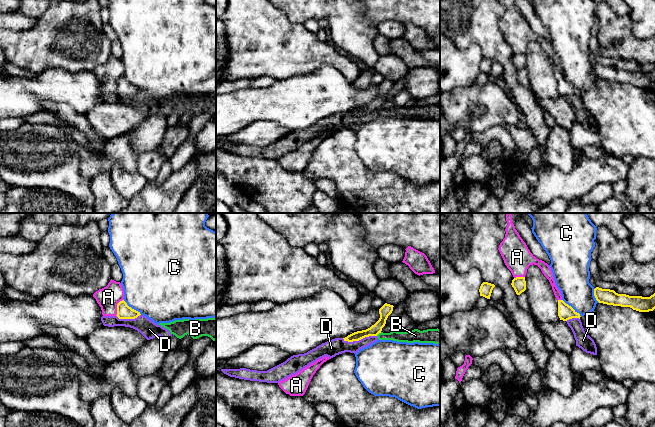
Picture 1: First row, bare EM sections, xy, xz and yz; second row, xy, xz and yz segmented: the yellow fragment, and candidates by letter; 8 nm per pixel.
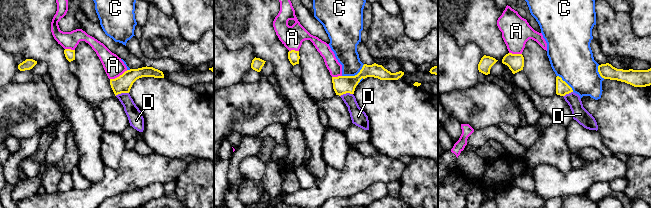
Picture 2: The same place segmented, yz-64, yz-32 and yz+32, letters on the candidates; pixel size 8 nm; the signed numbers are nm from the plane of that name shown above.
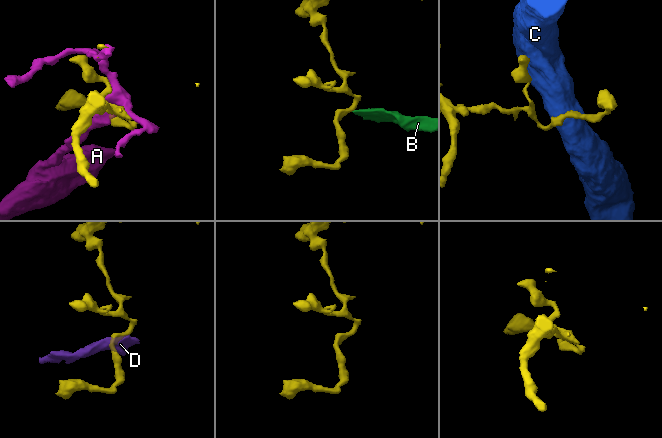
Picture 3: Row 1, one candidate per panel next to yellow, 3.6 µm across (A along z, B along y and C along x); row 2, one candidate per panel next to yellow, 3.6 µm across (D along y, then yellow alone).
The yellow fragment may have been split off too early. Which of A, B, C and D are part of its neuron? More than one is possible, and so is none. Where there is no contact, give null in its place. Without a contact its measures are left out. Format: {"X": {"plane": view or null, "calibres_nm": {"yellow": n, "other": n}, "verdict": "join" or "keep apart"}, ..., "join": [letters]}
{"A": {"plane": "xy", "calibres_nm": {"yellow": 110, "other": 180}, "verdict": "keep apart"}, "B": {"plane": "xz", "calibres_nm": {"yellow": 90, "other": 90}, "verdict": "keep apart"}, "C": {"plane": "yz", "calibres_nm": {"yellow": 130, "other": 280}, "verdict": "keep apart"}, "D": {"plane": "xz", "calibres_nm": {"yellow": 90, "other": 140}, "verdict": "keep apart"}, "join": []}

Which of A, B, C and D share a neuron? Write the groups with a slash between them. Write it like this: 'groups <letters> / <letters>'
groups A / B D / C

